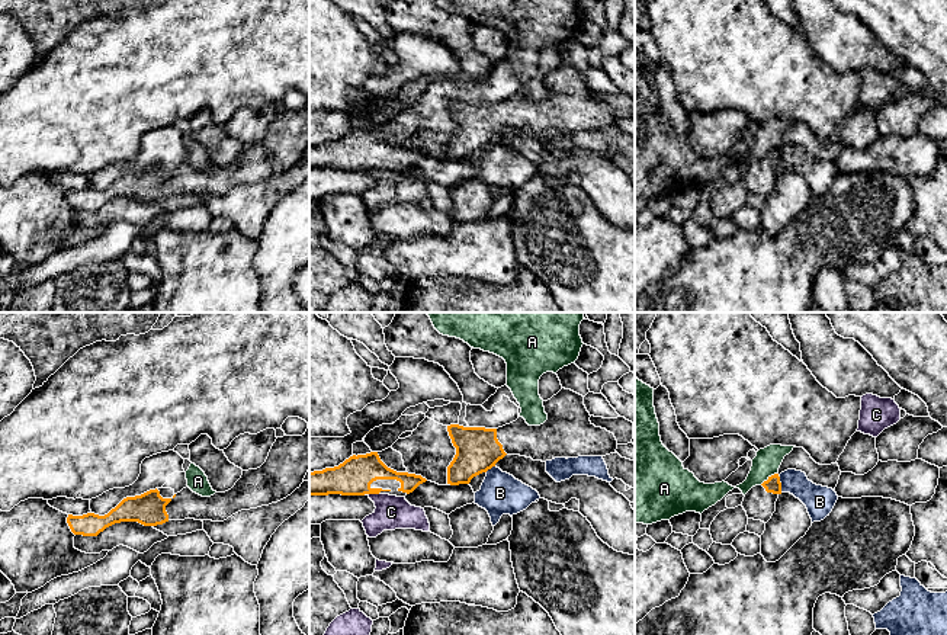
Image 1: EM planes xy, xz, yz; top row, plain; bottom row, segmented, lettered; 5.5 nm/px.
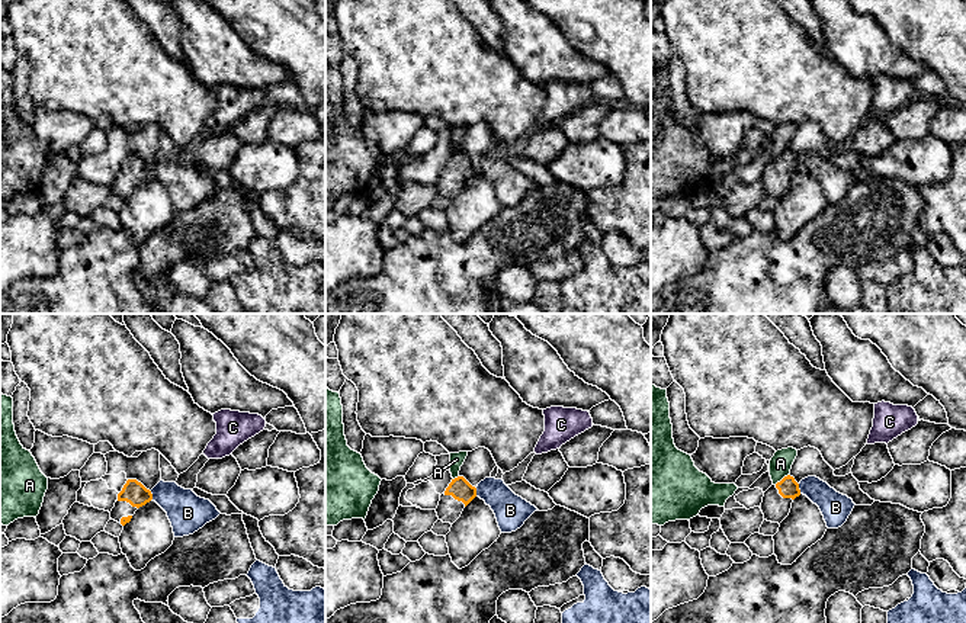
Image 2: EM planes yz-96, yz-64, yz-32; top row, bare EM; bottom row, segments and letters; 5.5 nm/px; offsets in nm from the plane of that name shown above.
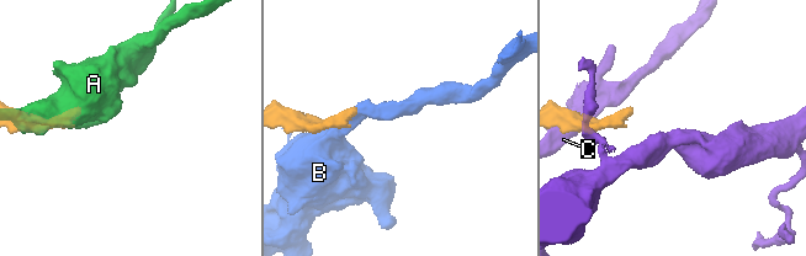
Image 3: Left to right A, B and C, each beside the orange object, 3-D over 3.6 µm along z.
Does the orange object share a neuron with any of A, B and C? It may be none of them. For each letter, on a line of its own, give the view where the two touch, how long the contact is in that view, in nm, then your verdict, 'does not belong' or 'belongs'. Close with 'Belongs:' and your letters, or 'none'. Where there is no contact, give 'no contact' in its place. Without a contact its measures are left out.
A: yz | 120 nm | does not belong
B: yz | 100 nm | does not belong
C: xz | 90 nm | does not belong
Belongs: none

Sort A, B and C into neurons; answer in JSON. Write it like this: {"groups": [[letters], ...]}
{"groups": [["A"], ["B"], ["C"]]}

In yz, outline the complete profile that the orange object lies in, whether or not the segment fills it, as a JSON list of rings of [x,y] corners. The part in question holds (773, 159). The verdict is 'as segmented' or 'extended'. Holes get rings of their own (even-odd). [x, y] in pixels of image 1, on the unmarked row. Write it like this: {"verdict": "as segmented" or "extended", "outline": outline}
{"verdict": "extended", "outline": [[[779,148],[768,151],[761,160],[752,161],[744,171],[742,182],[748,193],[767,198],[776,186],[776,176],[781,169]]]}

